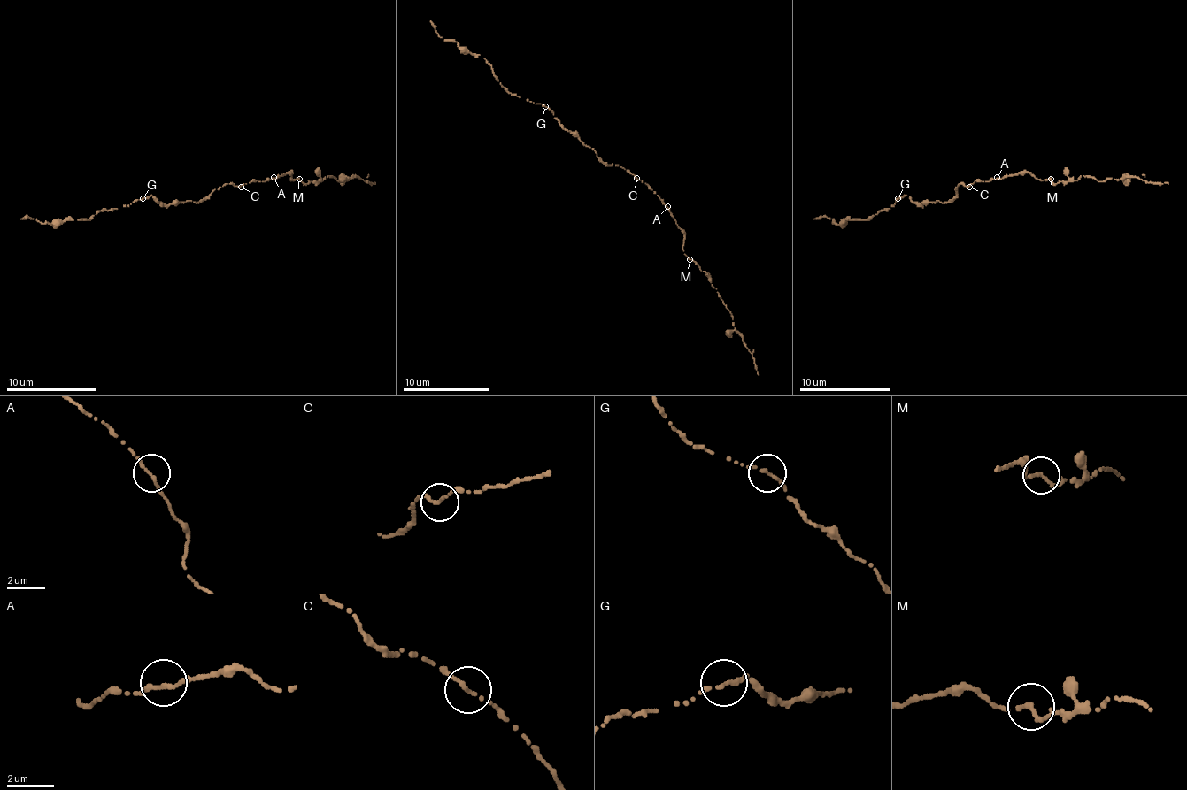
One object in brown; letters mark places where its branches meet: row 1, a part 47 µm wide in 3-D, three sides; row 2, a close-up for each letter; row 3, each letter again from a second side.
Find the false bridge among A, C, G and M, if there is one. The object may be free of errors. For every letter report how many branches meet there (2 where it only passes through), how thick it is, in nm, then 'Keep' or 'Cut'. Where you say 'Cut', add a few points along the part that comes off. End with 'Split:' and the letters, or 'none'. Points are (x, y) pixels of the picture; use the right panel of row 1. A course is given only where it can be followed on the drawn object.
A: Branches: 2. Thickness 170 nm. Keep
C: Branches: 2. Thickness 170 nm. Keep
G: Branches: 2. Thickness 170 nm. Keep
M: Branches: 2. Thickness 170 nm. Keep
Split: none

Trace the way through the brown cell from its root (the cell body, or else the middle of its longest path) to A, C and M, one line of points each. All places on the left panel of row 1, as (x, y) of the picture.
A: (227, 184), (241, 187), (257, 180), (264, 182), (273, 177)
C: (227, 184), (241, 187)
M: (227, 184), (241, 187), (257, 180), (259, 182), (273, 180), (286, 172), (293, 172), (291, 180), (298, 180)

